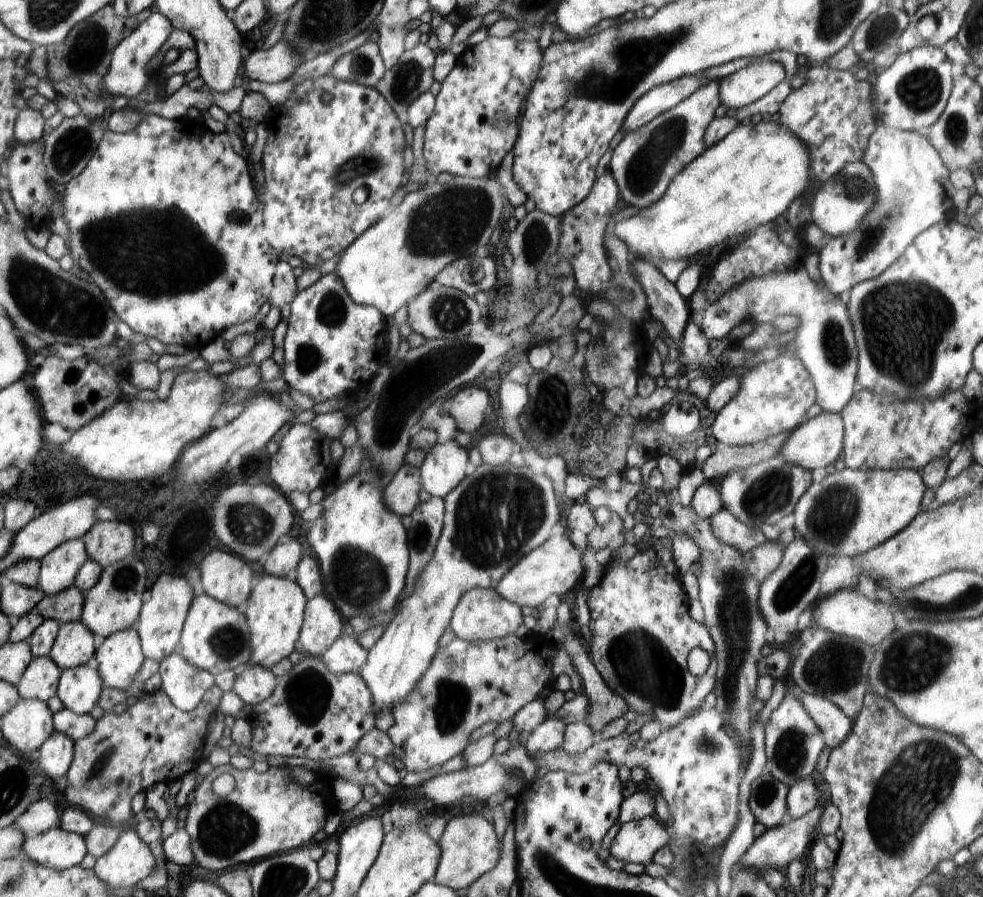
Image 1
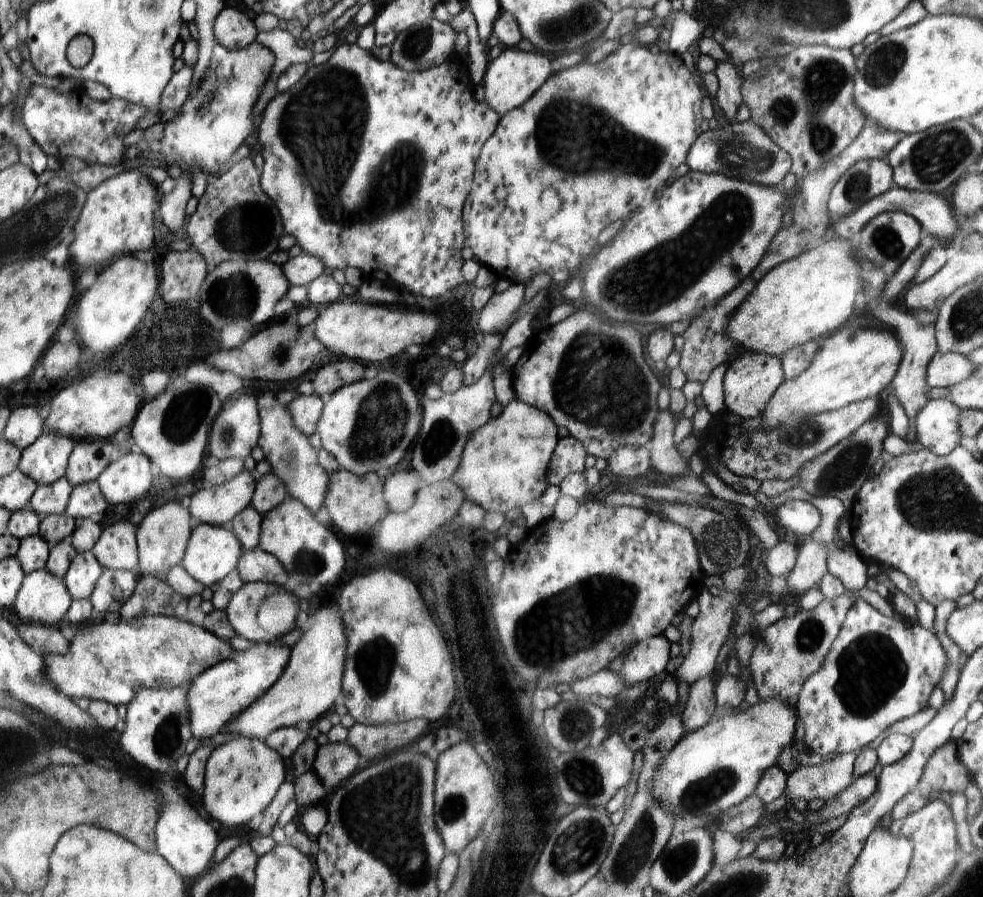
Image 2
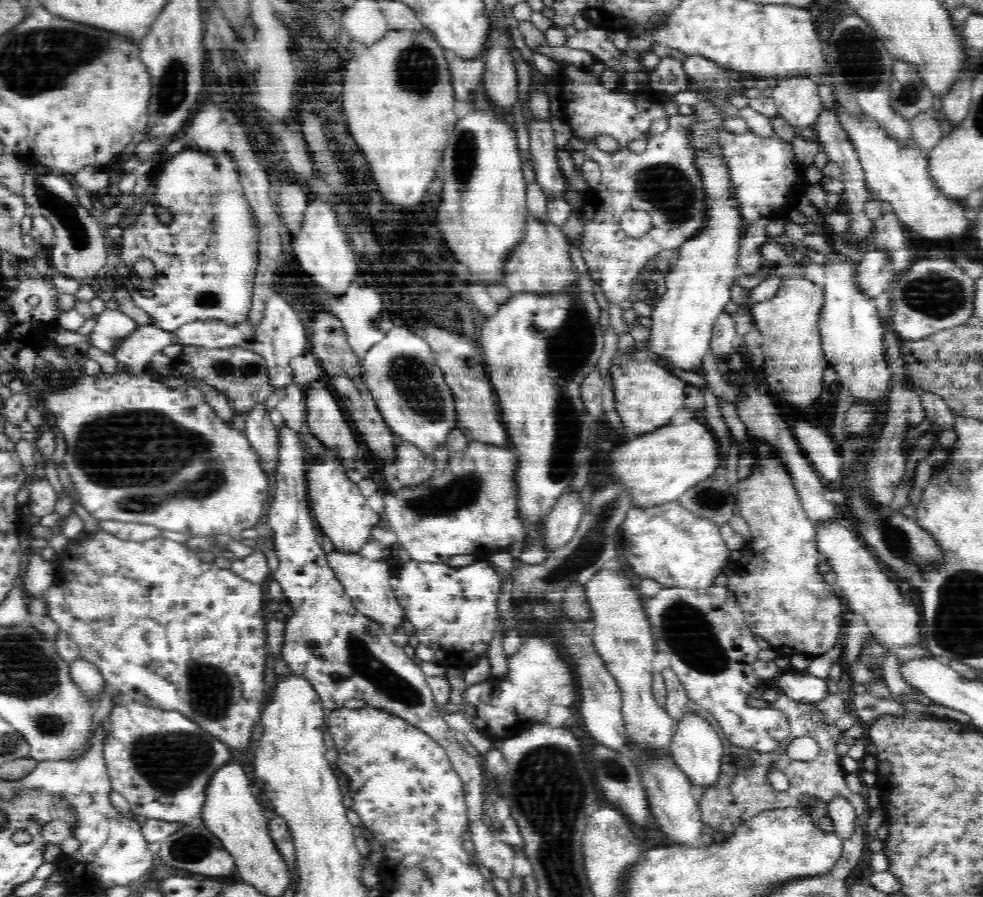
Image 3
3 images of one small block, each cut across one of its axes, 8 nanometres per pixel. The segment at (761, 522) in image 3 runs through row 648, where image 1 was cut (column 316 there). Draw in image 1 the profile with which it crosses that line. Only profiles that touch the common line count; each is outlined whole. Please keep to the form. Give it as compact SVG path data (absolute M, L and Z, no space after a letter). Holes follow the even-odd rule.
M231 763L216 767L203 781L199 781L195 792L197 796L186 814L186 829L191 834L195 850L196 863L208 870L222 872L232 870L238 864L254 864L264 858L281 855L288 850L299 849L306 844L316 830L320 830L326 818L322 790L312 790L312 771L306 772L302 767L270 766L262 774L254 769L235 769ZM223 772L234 776L235 787L227 797L221 797L214 792L214 782Z

